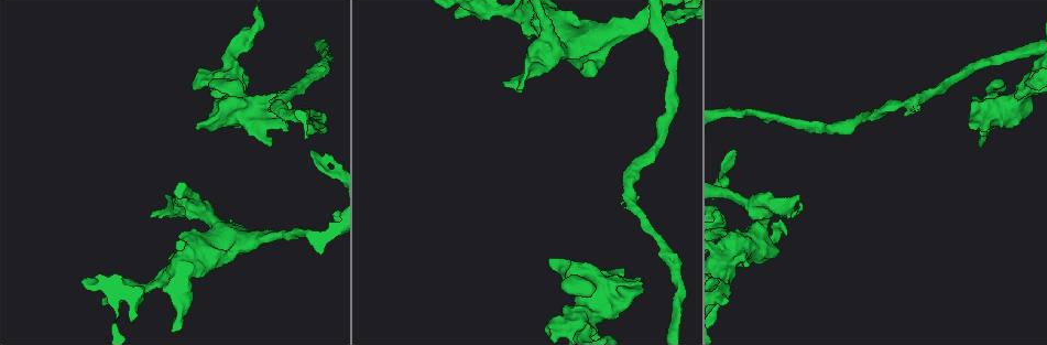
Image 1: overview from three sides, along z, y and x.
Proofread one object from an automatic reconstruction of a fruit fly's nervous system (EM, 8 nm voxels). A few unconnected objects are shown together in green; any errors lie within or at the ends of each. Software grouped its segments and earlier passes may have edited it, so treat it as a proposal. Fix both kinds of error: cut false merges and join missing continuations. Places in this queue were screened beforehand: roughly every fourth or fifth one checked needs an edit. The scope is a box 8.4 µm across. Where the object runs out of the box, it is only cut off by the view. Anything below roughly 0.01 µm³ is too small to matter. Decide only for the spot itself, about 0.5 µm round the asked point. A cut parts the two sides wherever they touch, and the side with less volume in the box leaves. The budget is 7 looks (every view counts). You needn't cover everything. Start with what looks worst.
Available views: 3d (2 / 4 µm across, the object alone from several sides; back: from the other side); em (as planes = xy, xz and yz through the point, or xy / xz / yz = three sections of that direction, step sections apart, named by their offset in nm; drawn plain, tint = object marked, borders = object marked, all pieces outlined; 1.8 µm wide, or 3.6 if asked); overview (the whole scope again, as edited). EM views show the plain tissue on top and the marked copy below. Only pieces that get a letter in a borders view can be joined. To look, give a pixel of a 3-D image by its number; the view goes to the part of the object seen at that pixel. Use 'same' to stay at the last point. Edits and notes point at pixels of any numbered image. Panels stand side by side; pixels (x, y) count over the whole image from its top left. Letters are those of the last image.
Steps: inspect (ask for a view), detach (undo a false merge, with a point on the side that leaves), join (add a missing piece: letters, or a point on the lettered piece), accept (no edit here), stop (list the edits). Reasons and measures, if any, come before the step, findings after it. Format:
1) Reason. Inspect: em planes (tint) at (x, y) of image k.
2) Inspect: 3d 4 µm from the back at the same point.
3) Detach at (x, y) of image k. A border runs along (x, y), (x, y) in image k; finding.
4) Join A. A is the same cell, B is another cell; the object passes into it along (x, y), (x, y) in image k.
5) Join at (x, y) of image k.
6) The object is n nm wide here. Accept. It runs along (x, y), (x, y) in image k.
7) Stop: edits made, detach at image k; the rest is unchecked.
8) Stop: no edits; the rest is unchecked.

Sharp bend. Inspect: em planes (borders) at (591, 284) of image 1.

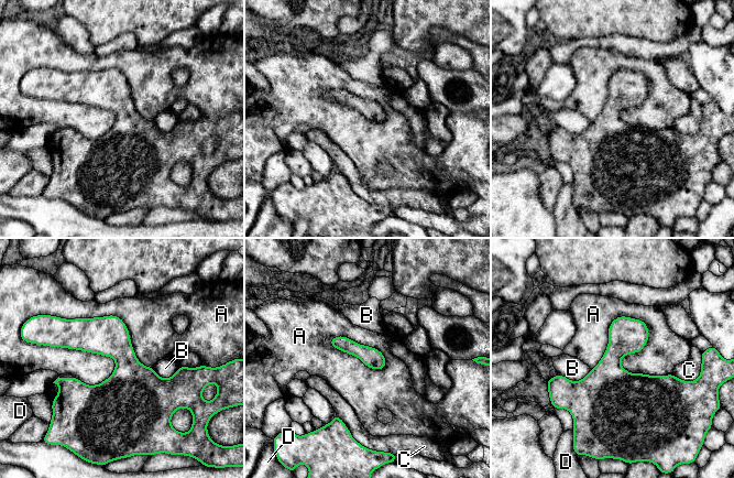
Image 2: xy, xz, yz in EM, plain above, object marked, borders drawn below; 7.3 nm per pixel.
The longest contact is with A, 600 nm. Accept. A, B, C and D are other cells; a border runs along (611, 321), (671, 375) in image 2; one neuron here.

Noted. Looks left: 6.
Sharp bend. Inspect: em 3.6 µm planes (borders) at (722, 267) of image 1.

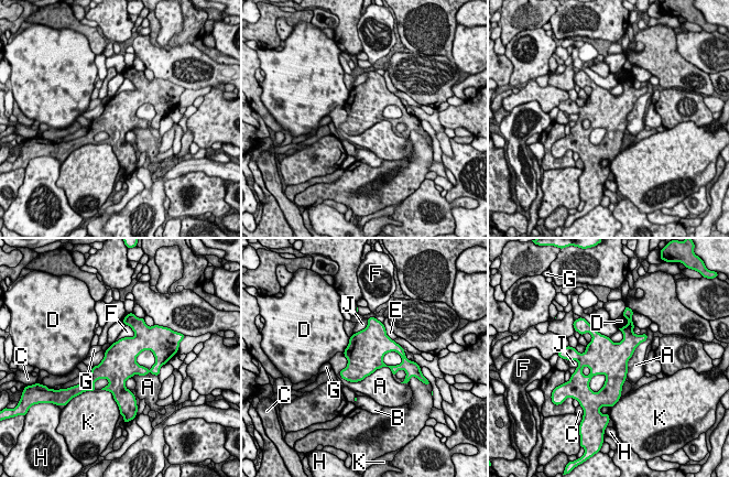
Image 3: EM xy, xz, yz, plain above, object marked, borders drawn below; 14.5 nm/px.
Accept. A, B, C, D, E, F, G, H, J and K are other cells; a border runs along (392, 371), (358, 381), (338, 373) in image 3; one neuron here.

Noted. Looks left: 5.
Stop: no edits; the rest is unchecked.

